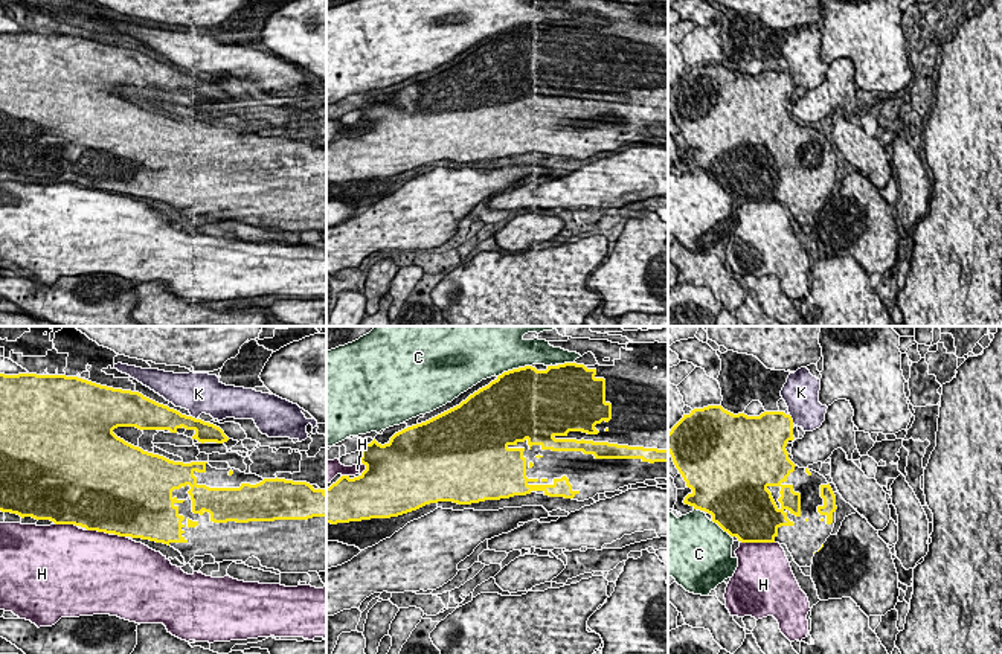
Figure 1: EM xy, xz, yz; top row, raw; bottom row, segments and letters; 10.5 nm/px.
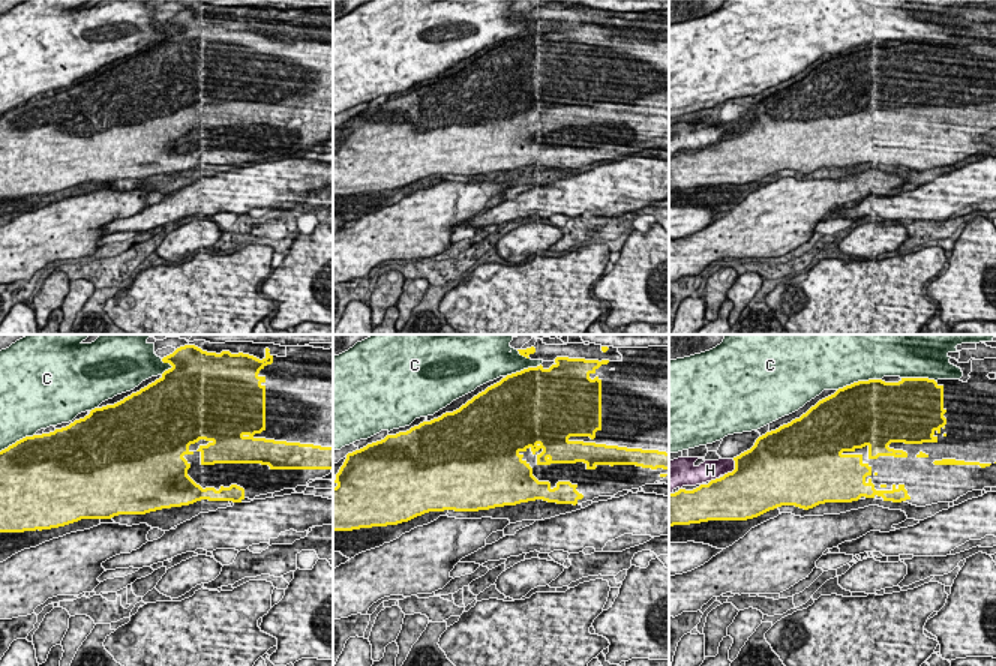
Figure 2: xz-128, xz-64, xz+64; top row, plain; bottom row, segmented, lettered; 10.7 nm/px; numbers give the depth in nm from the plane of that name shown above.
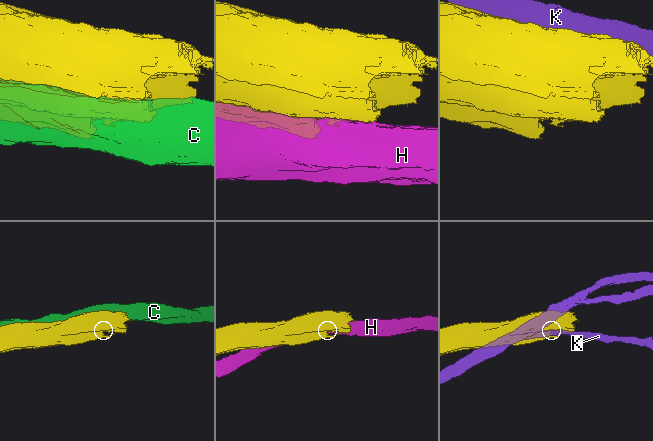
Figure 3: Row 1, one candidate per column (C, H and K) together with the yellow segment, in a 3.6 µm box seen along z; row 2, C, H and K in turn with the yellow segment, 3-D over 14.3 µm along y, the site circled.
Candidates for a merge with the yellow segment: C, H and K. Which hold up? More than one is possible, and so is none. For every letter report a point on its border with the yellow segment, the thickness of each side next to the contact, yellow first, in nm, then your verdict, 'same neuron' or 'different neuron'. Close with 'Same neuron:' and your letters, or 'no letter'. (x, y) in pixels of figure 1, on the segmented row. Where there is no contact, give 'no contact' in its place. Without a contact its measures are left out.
C: meets yellow in xz at (514, 369); 500 nm thick on the yellow side, 460 nm on the other; different neuron
H: meets yellow in yz at (758, 541); 500 nm thick on the yellow side, 480 nm on the other; different neuron
K: meets yellow in xy at (194, 418); 240 nm thick on the yellow side, 380 nm on the other; different neuron
Same neuron: no letter

